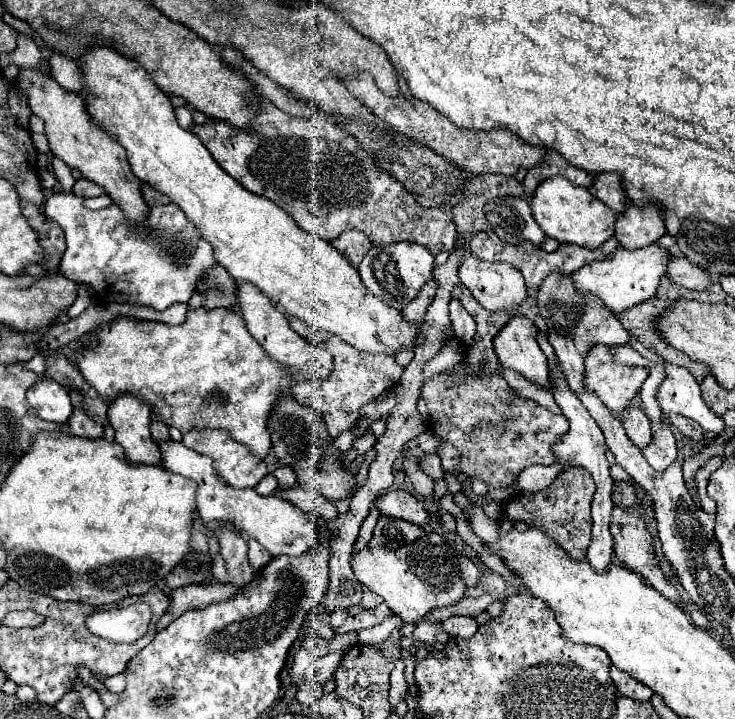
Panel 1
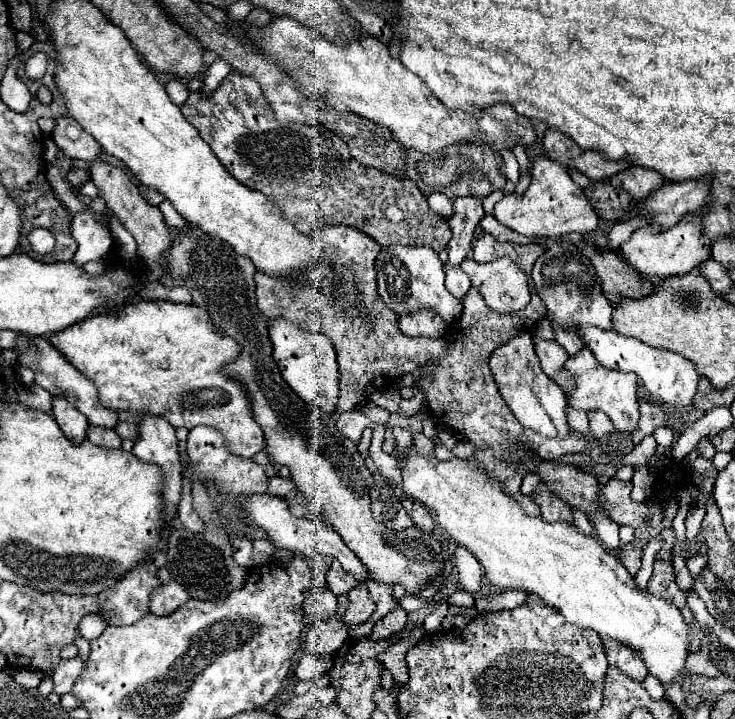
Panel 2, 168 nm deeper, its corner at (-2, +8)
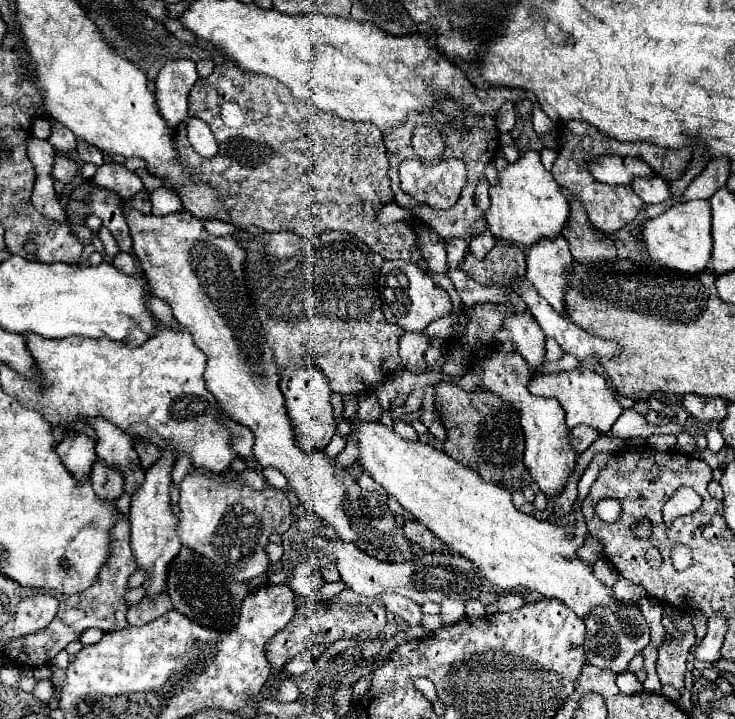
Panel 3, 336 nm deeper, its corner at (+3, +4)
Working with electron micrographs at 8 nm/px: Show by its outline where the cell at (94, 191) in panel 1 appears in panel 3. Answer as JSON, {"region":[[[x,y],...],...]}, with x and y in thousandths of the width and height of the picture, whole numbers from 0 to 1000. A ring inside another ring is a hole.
{"region":[[[79,214],[79,217],[73,220],[71,245],[73,245],[76,250],[93,256],[93,253],[101,250],[103,239],[106,239],[106,228],[103,228],[101,220],[95,220],[95,217],[84,217],[84,214]]]}

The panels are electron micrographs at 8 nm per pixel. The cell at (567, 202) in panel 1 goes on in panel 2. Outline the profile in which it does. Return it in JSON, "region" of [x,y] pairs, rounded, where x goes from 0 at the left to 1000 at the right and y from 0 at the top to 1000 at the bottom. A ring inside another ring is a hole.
{"region":[[[733,217],[722,228],[722,256],[714,264],[712,275],[701,270],[687,270],[673,284],[673,303],[712,325],[712,328],[733,328],[733,331],[761,331],[771,325],[804,325],[815,314],[815,298],[790,264],[788,256],[782,256],[769,236],[769,231]]]}

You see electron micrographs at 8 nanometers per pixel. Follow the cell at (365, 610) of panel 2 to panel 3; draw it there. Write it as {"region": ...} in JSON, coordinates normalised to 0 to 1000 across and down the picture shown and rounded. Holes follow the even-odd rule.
{"region":[[[465,821],[463,826],[446,832],[444,837],[438,837],[438,832],[433,832],[430,826],[403,826],[403,854],[400,860],[392,865],[392,871],[386,876],[381,876],[376,885],[370,885],[362,893],[362,915],[367,918],[370,935],[384,932],[386,921],[400,915],[403,910],[419,904],[427,896],[452,896],[457,890],[465,887],[476,887],[476,890],[509,890],[520,882],[525,871],[525,848],[522,843],[517,843],[517,834],[503,834],[495,829],[482,826],[479,821]]]}

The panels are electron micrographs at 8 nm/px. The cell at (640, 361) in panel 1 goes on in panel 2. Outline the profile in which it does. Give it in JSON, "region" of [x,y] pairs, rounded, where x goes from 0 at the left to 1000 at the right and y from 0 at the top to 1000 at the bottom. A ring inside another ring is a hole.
{"region":[[[796,453],[790,456],[790,467],[796,473],[796,481],[807,487],[807,495],[815,501],[818,509],[826,509],[831,515],[845,515],[845,517],[864,517],[891,559],[905,562],[913,570],[943,570],[943,554],[948,548],[951,520],[935,498],[927,498],[924,492],[907,487],[880,481],[872,473],[848,467],[837,459]]]}

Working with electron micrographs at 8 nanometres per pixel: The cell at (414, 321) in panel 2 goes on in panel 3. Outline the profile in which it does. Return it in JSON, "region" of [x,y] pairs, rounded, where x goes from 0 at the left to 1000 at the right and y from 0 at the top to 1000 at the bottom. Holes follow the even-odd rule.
{"region":[[[552,462],[544,470],[544,498],[547,498],[552,515],[580,517],[577,512],[582,512],[582,506],[577,501],[577,490],[585,481],[585,473],[588,470],[574,462]]]}

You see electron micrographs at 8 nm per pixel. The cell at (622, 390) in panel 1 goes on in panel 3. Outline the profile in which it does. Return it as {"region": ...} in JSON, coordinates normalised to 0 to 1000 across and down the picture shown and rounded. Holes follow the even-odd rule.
{"region":[[[786,509],[784,515],[776,515],[776,517],[740,520],[740,523],[735,520],[727,529],[721,529],[718,542],[727,551],[756,554],[762,559],[762,565],[767,567],[767,573],[770,573],[770,595],[773,598],[778,598],[781,592],[797,590],[797,592],[811,595],[816,604],[824,604],[824,601],[830,601],[835,587],[846,576],[846,565],[838,559],[835,548],[830,545],[827,531],[822,529],[822,523],[800,515],[797,509]]]}

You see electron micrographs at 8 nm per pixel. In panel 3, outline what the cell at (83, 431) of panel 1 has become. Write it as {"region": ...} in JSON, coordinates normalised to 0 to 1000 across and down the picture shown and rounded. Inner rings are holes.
{"region":[[[133,640],[125,651],[125,679],[136,695],[161,695],[169,684],[169,665],[155,651],[147,651],[144,643]]]}

